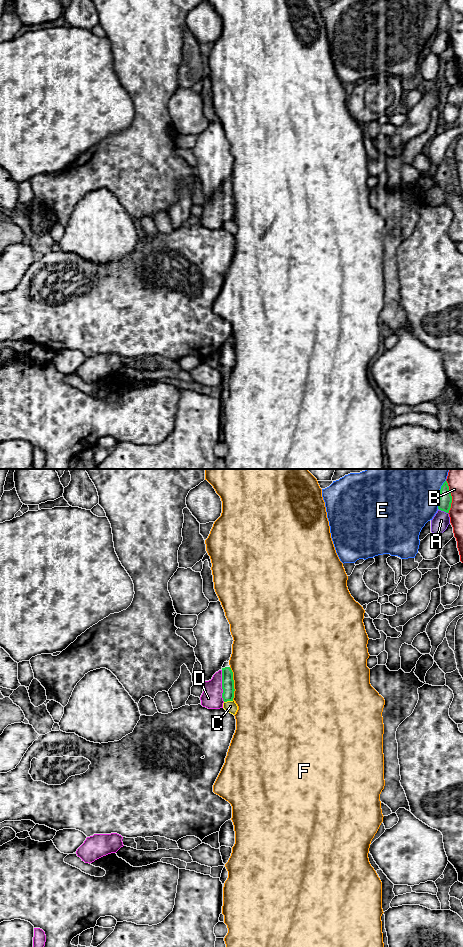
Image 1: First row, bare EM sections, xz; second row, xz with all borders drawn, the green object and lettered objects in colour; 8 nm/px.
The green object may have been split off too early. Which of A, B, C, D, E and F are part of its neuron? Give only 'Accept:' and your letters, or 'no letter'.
Accept: D

